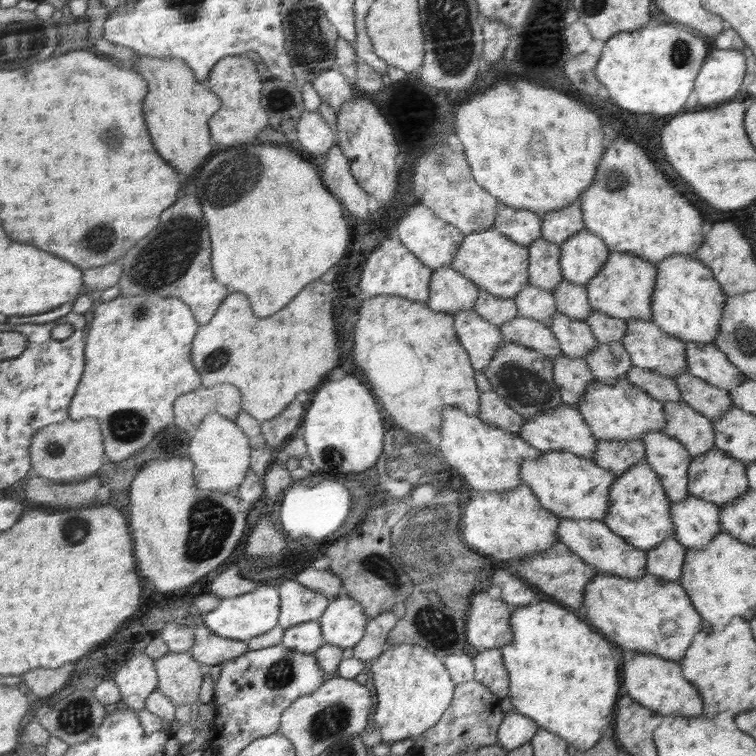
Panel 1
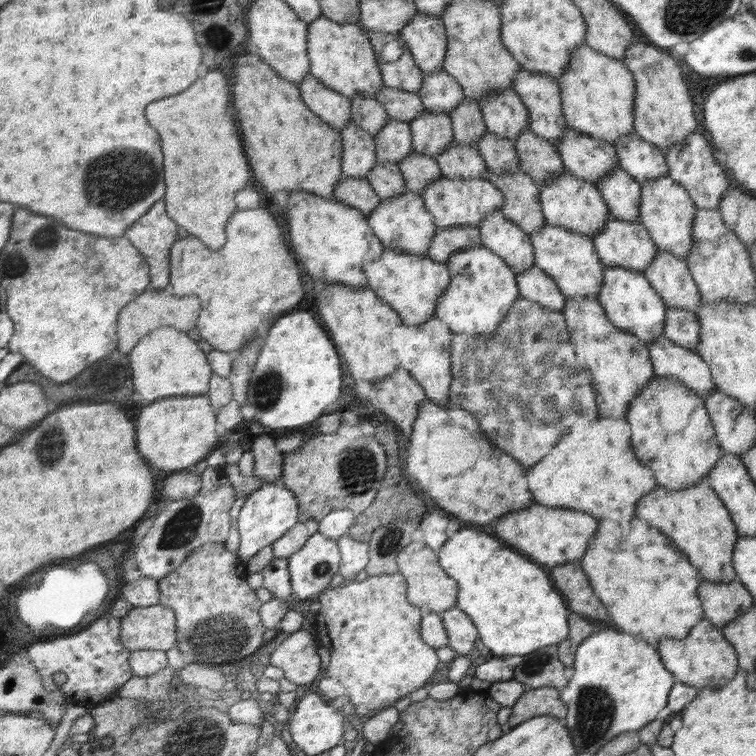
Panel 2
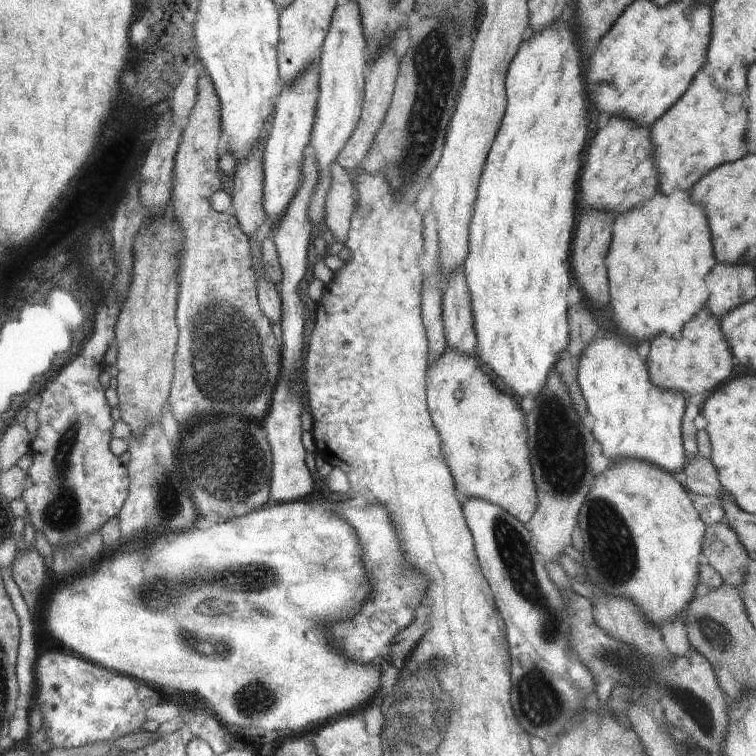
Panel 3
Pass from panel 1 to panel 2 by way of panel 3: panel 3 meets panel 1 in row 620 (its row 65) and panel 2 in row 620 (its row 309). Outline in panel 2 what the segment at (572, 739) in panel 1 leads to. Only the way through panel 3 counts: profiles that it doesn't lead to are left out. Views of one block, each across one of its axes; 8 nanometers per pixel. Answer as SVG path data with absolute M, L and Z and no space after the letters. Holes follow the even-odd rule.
M450 530L449 540L439 549L440 566L448 576L459 583L458 608L466 613L480 631L480 640L493 656L522 656L552 647L566 640L568 620L562 596L552 588L542 564L532 564L524 556L504 548L498 538L480 534L476 530Z

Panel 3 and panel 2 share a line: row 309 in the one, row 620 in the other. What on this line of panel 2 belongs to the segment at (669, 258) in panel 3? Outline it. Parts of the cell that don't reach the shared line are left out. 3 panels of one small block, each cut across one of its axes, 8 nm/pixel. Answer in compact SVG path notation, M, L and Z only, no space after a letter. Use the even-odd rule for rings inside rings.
M598 520L598 530L594 534L593 540L585 556L579 561L581 567L586 570L590 578L591 586L595 595L604 604L608 604L608 612L612 612L612 620L618 631L632 634L635 638L650 640L654 638L656 642L662 642L666 638L680 640L687 638L706 615L703 609L703 600L699 596L699 587L702 577L698 569L666 536L660 534L660 530L650 528L644 520L632 520L630 524L630 534L628 538L622 536L618 524L612 520Z

